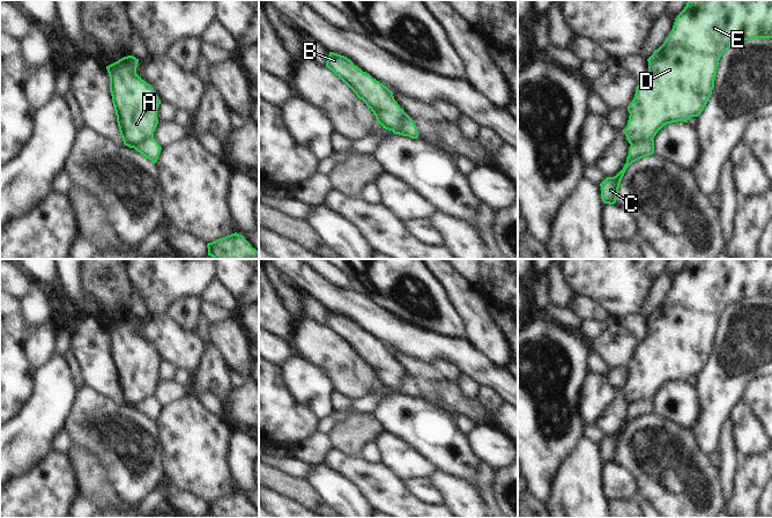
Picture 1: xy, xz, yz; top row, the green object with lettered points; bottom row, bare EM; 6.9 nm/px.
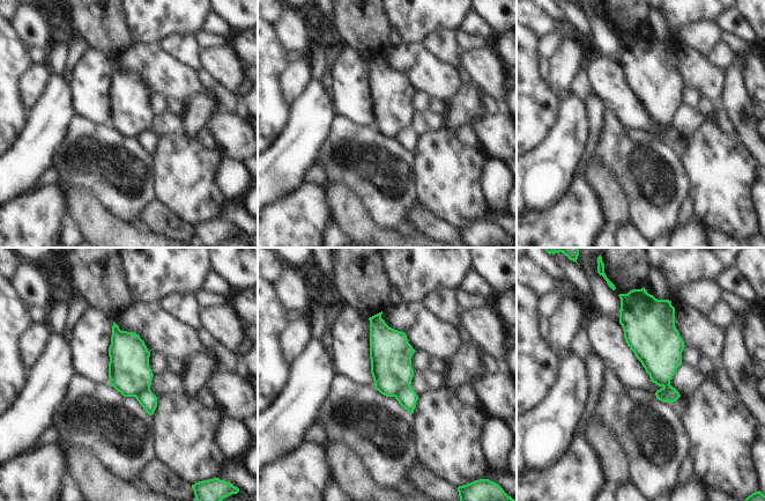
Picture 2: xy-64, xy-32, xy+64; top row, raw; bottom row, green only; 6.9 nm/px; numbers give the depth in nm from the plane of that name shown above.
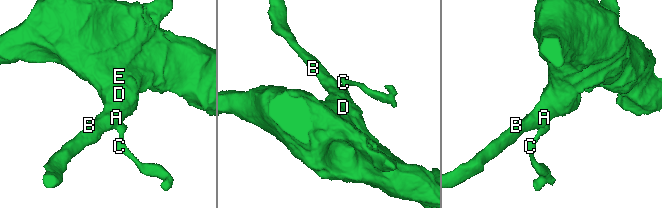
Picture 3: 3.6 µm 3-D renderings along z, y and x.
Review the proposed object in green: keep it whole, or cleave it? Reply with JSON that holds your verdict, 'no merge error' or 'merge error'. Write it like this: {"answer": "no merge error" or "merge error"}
{"answer": "merge error"}

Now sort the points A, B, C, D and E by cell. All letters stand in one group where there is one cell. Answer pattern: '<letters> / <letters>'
A B D E / C

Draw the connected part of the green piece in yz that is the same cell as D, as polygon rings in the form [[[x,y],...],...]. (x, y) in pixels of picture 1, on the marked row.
[[[689,0],[675,18],[669,36],[647,59],[648,75],[636,87],[634,97],[628,106],[628,125],[622,131],[629,143],[653,140],[665,125],[688,123],[691,117],[698,117],[712,95],[721,56],[732,45],[754,38],[772,38],[772,0]]]

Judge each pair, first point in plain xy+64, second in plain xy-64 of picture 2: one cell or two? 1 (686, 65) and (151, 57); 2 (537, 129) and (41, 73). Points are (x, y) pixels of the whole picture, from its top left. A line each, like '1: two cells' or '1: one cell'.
1: one cell
2: two cells

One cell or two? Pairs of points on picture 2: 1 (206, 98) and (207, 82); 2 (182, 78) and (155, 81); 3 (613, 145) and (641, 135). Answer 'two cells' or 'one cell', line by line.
1: two cells
2: one cell
3: two cells

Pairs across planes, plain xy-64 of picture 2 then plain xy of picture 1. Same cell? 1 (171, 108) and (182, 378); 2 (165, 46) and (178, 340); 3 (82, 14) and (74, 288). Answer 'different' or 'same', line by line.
1: same
2: different
3: different

